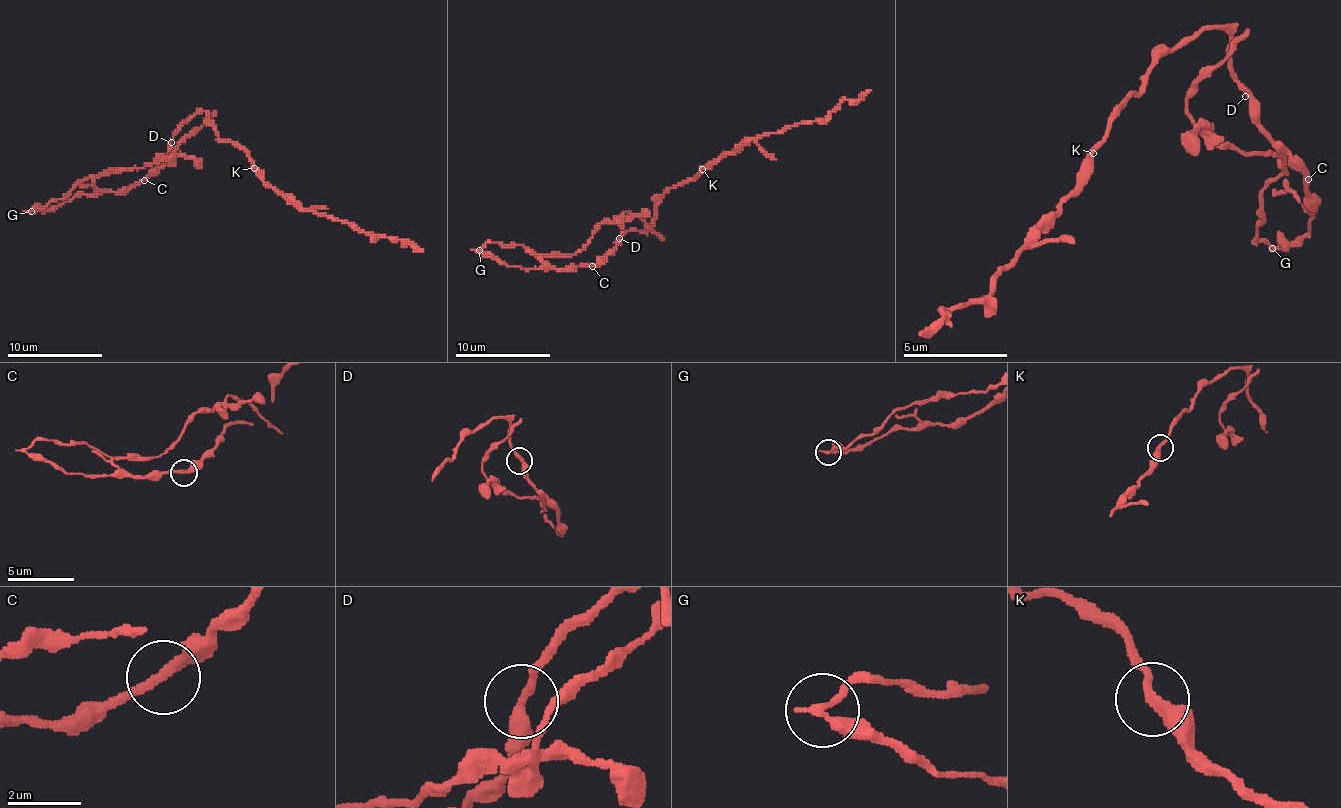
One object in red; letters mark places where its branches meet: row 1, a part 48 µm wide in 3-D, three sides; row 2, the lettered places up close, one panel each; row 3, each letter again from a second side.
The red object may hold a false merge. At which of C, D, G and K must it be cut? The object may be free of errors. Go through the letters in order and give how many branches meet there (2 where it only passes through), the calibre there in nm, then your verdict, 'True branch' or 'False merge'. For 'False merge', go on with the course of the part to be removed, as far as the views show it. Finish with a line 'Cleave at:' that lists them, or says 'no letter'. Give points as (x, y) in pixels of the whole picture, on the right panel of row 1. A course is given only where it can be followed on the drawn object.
C: Branches: 2. Thickness 280 nm. True branch
D: Branches: 2. Thickness 300 nm. True branch
G: Branches: 2. Thickness 280 nm. False merge. Course of the part to remove: (1271, 247), (1255, 242), (1261, 195), (1282, 169), (1282, 158), (1224, 148), (1187, 111), (1187, 96), (1250, 28)
K: Branches: 2. Thickness 280 nm. True branch
Cleave at: G

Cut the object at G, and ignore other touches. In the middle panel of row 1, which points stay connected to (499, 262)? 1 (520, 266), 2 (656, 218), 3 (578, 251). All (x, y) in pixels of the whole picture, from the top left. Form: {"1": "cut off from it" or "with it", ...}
{"1": "with it", "2": "with it", "3": "cut off from it"}

